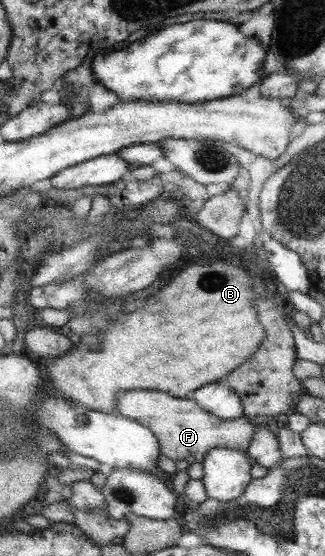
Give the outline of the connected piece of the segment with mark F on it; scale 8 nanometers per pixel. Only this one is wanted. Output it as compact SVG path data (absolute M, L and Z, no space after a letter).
M135 389L117 393L117 413L151 429L159 438L161 454L173 461L184 459L189 464L203 463L207 453L217 447L247 452L258 429L257 425L249 422L247 416L237 420L220 419L197 404L191 396L181 399L161 391Z

